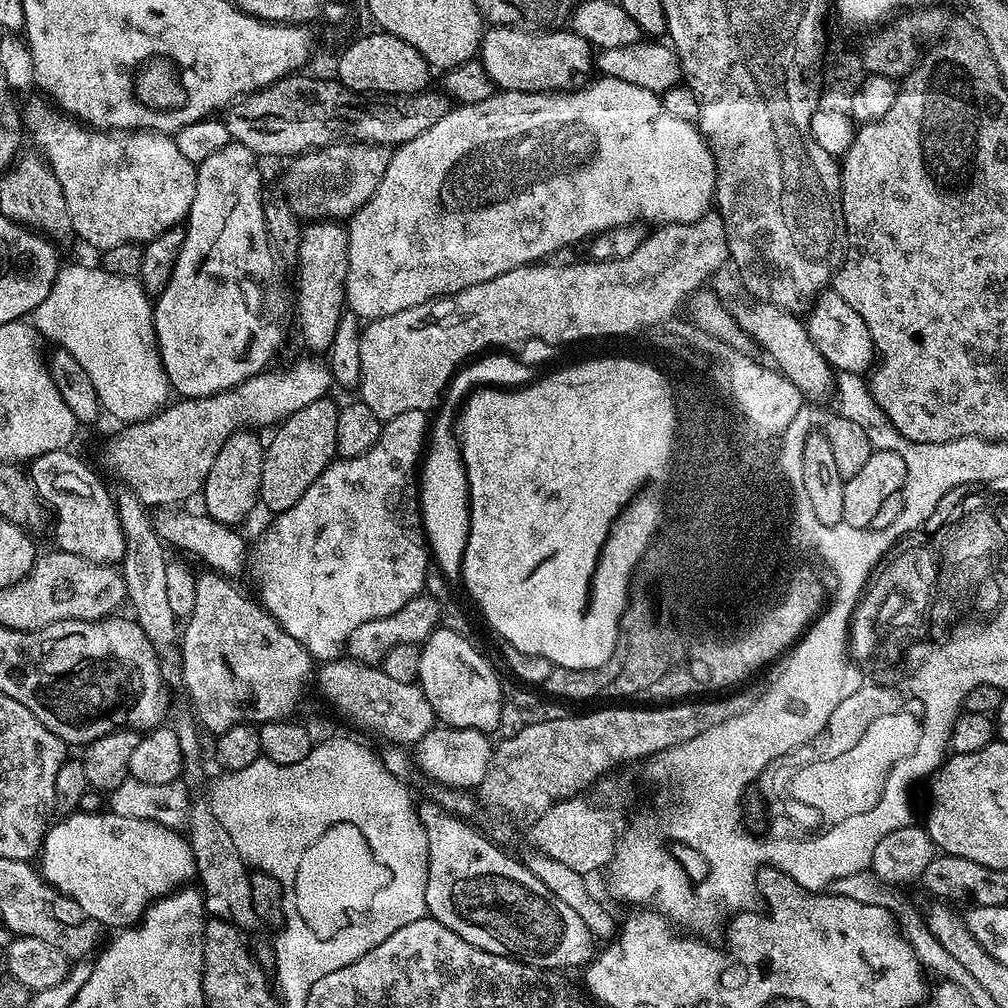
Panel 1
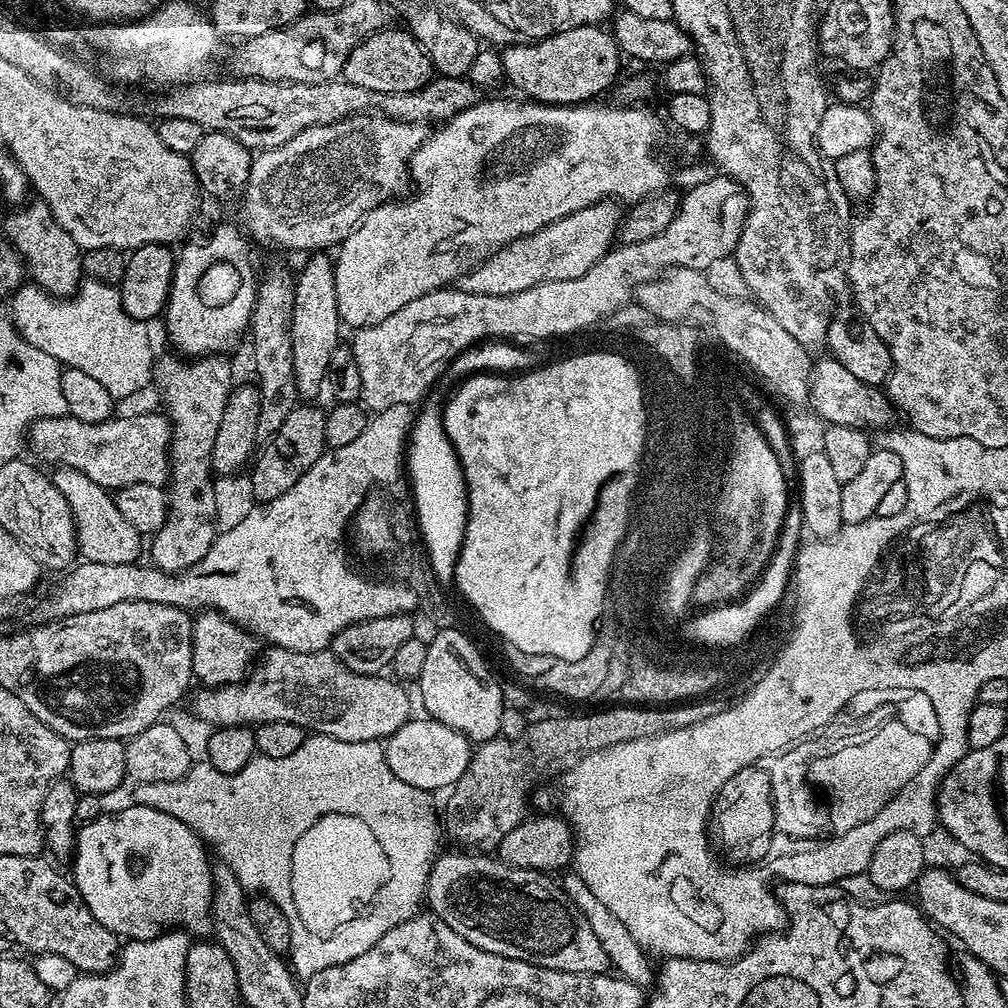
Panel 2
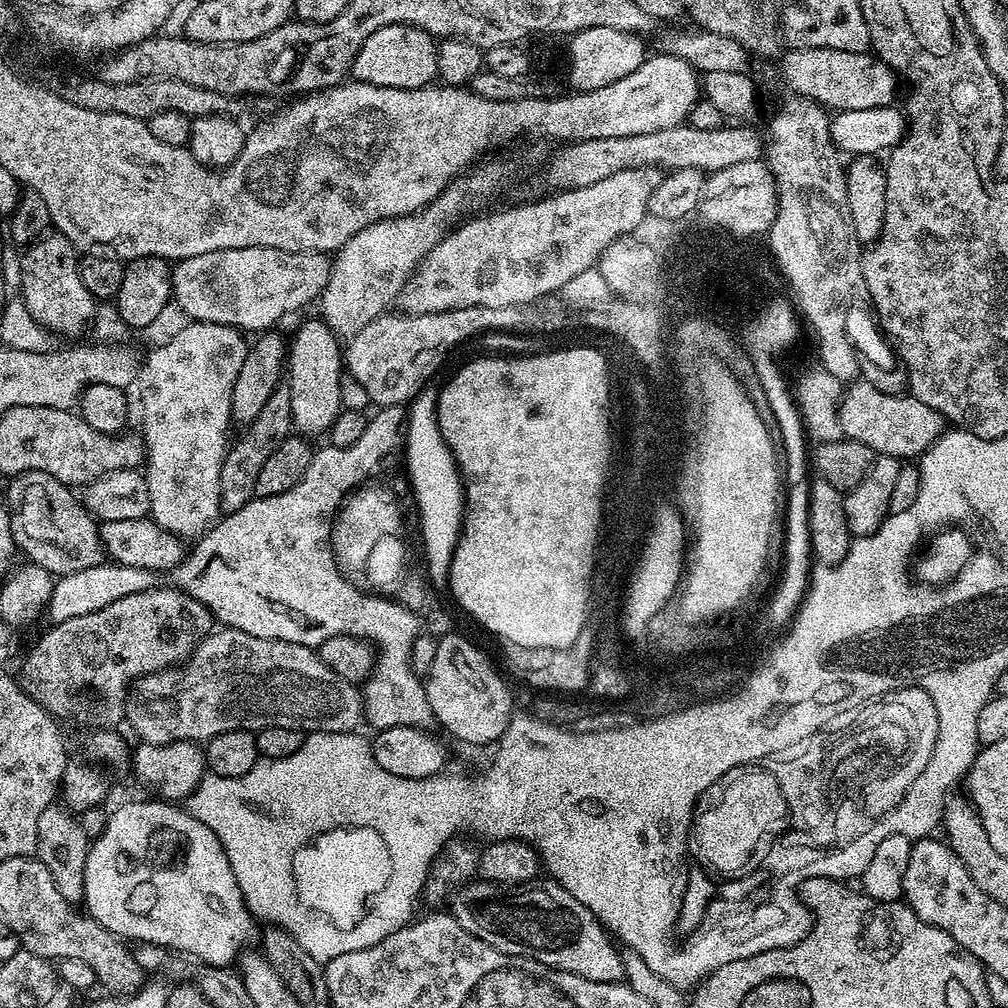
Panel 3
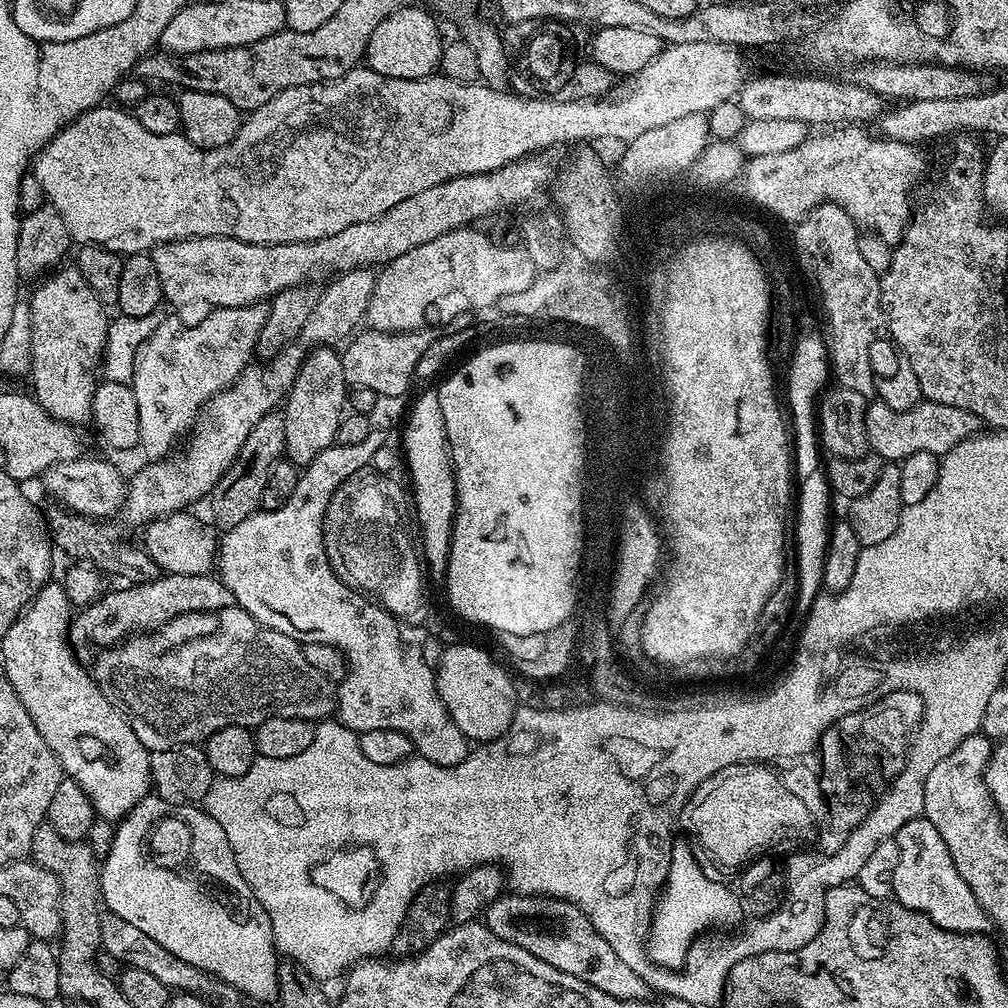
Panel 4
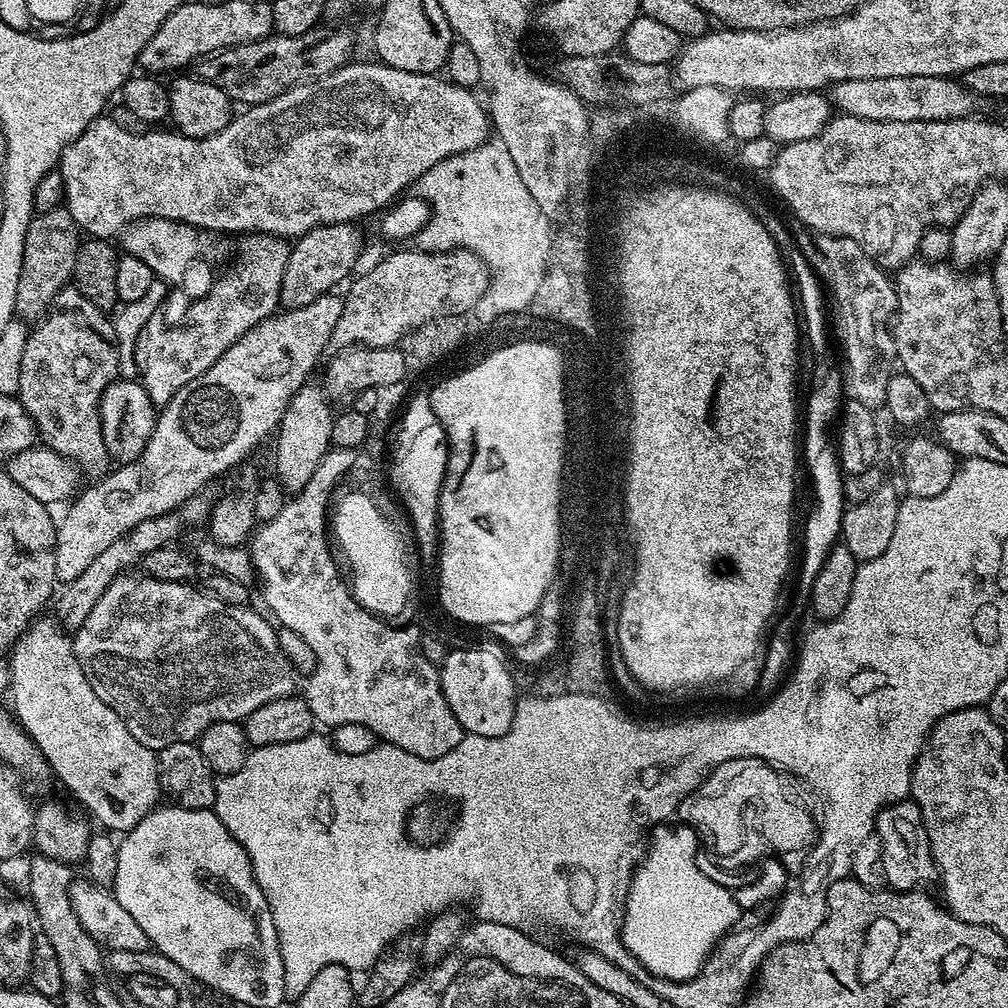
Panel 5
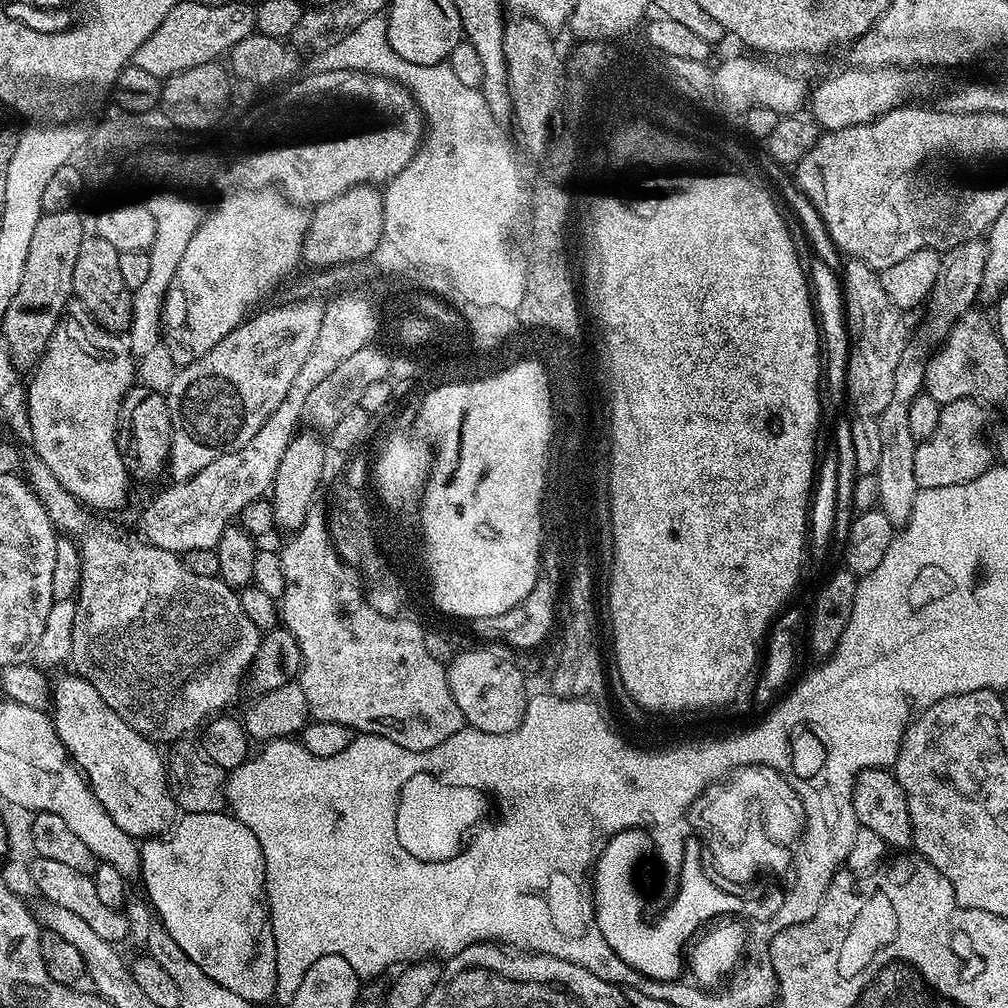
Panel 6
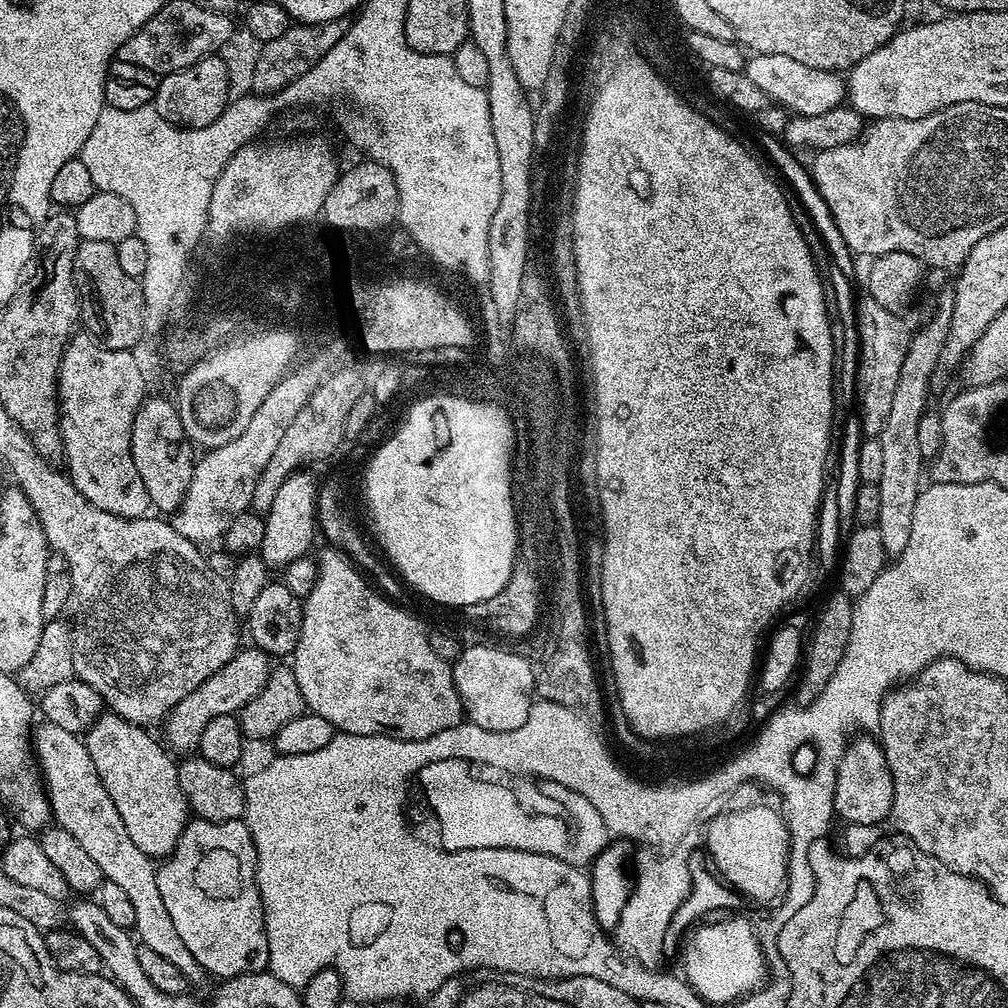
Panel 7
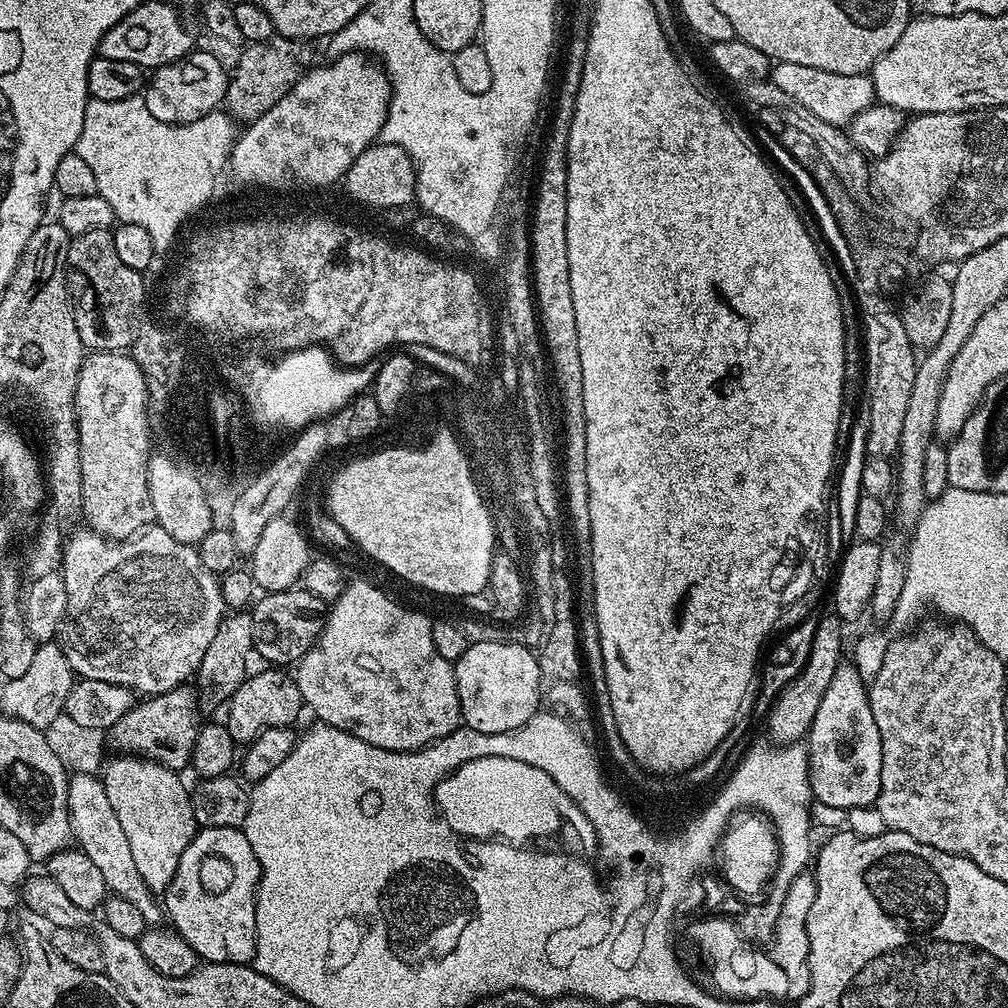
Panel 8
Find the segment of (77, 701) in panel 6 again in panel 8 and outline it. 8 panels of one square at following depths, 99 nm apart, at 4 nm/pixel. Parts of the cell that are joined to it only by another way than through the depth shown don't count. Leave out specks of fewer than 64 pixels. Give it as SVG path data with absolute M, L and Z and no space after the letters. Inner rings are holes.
M116 754L113 760L105 759L102 764L106 796L130 844L135 869L154 894L168 889L182 854L186 854L186 846L190 846L198 831L192 797L180 776L179 771L135 754Z

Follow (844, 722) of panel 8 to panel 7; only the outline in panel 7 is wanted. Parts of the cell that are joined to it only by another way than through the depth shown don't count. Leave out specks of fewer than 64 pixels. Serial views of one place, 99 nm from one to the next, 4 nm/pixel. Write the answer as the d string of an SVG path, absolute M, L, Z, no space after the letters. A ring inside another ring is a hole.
M857 735L844 749L844 757L836 771L834 806L836 816L842 818L841 821L849 824L883 825L892 815L894 784L884 749L873 737L871 740L868 736L871 735Z

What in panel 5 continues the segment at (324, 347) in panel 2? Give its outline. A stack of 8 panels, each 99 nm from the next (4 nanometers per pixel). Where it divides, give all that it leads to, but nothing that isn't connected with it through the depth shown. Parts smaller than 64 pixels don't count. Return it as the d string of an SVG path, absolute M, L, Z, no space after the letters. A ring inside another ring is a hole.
M309 382L301 386L290 398L290 406L286 406L286 414L282 414L282 422L275 433L276 440L276 472L275 479L280 481L285 493L295 494L303 490L306 482L318 470L318 462L332 448L330 430L332 429L333 405L319 383Z

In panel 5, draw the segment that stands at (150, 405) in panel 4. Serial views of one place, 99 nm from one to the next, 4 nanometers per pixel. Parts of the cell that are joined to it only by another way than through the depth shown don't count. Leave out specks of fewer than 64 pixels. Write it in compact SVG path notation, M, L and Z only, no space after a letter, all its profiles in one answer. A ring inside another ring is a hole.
M248 234L240 244L240 257L236 265L213 283L207 296L191 301L184 316L184 328L168 328L156 340L156 348L141 351L138 368L142 373L142 383L152 403L163 406L174 398L182 386L194 378L206 374L246 330L258 326L265 318L280 308L282 274L286 270L290 244L282 236Z

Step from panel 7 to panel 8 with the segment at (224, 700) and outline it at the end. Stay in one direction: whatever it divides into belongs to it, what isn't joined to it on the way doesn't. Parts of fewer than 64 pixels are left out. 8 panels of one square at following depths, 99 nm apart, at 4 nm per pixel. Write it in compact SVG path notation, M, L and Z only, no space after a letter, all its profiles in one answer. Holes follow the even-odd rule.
M181 686L133 703L132 708L122 718L118 718L110 730L111 747L116 747L116 750L124 754L135 754L153 760L156 764L173 770L187 769L192 763L198 727L195 716L198 696L190 689L191 687Z

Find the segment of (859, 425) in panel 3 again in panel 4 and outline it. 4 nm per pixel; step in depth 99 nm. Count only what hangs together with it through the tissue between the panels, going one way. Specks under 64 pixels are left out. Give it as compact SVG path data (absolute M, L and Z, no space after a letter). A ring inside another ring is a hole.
M924 400L918 406L910 410L892 410L890 406L879 402L869 403L866 410L866 434L868 435L868 445L875 455L882 457L885 462L899 462L910 458L910 454L922 454L929 452L937 458L943 457L958 442L967 440L969 436L975 436L981 431L982 422L970 410L958 410L958 406L946 406L933 400Z

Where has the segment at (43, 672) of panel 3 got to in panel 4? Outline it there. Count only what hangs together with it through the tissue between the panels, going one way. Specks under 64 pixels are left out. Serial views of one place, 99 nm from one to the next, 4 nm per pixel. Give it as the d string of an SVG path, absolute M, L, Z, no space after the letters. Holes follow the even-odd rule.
M162 574L154 582L120 586L117 592L105 591L93 604L81 607L68 625L68 640L73 649L81 650L93 644L96 650L111 648L129 639L131 632L148 634L165 627L172 620L189 616L191 612L217 612L236 604L234 594L219 575L191 576Z

